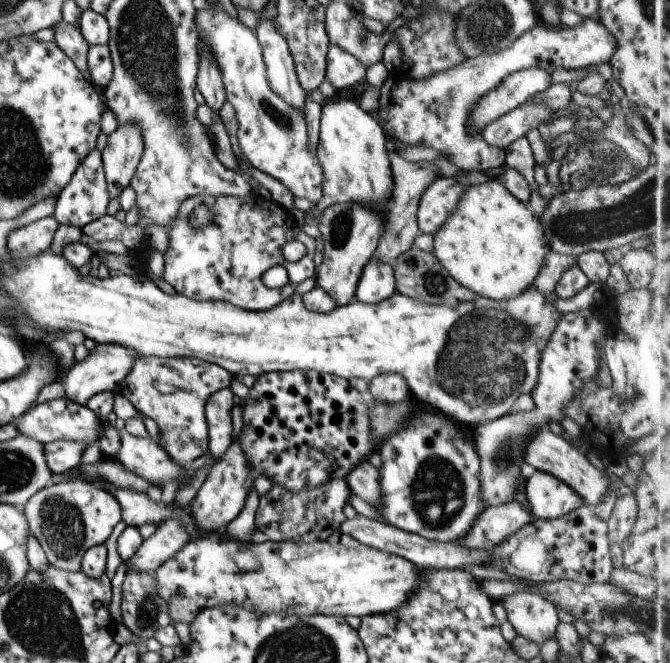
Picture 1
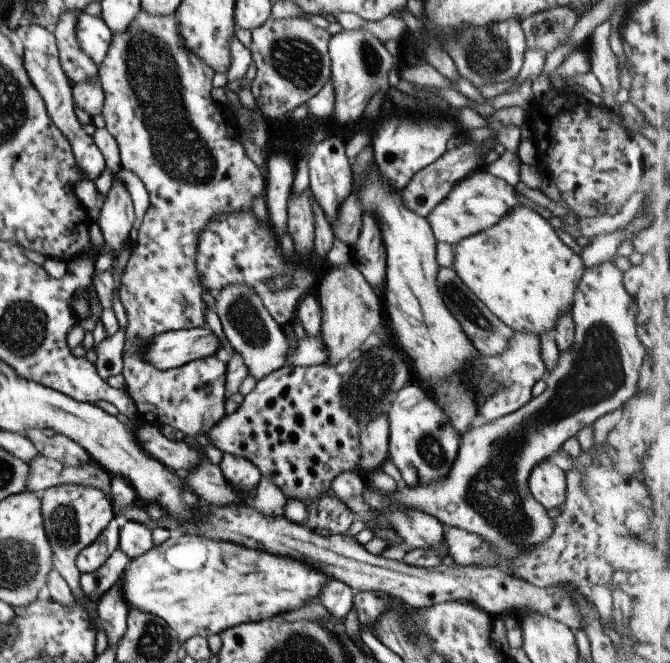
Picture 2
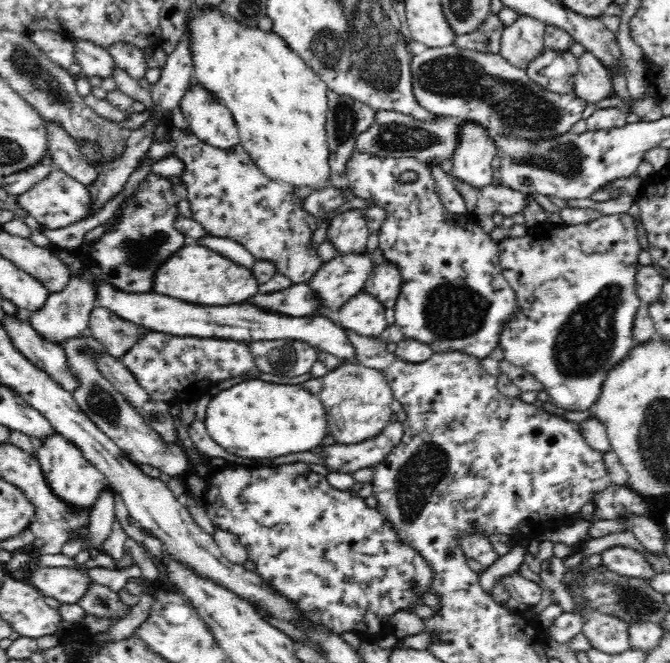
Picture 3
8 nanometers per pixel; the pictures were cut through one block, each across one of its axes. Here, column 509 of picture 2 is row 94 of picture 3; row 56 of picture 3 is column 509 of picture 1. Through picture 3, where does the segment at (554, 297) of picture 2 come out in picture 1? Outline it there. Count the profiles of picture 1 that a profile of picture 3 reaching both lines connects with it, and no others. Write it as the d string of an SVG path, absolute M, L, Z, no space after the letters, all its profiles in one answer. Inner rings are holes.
M495 178L474 186L467 185L456 209L446 220L433 235L433 256L460 286L487 299L515 298L521 290L532 285L545 255L551 251L537 216Z

